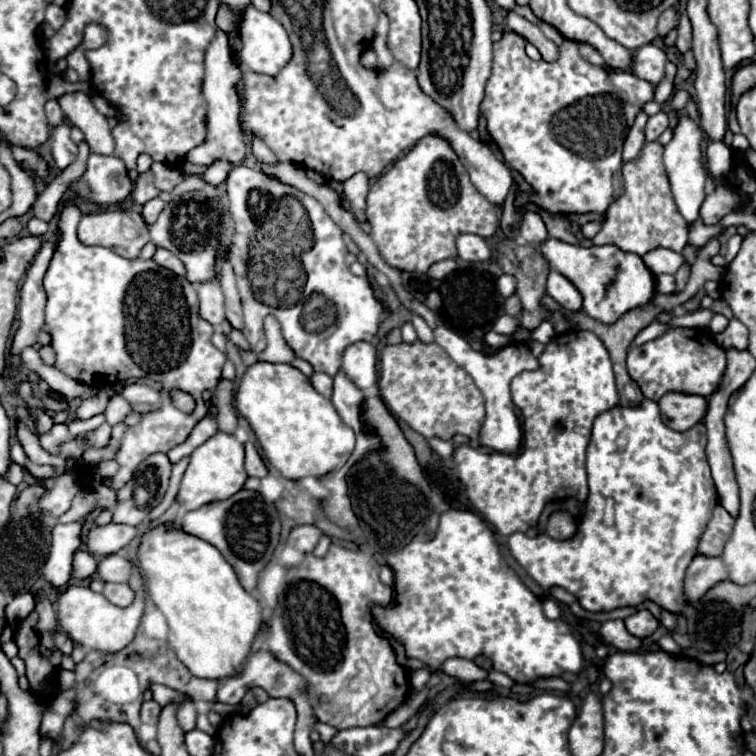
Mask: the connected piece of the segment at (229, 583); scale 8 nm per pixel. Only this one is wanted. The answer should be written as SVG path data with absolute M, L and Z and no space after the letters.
M160 524L142 534L138 568L148 596L168 620L168 646L188 670L198 678L222 680L234 676L250 654L260 628L260 606L240 586L220 550L202 538L184 534L176 524Z

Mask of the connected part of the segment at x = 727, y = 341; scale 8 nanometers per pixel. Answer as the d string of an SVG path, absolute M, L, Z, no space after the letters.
M732 318L728 328L720 334L712 334L712 340L722 348L722 350L728 350L728 348L736 348L736 350L746 350L748 348L748 328Z

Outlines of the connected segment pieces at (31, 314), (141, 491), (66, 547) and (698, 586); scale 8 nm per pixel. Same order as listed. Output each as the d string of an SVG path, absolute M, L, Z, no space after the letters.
M54 232L54 240L46 240L36 254L36 260L26 272L26 282L20 290L20 328L14 336L12 354L20 354L26 346L32 346L36 342L36 336L40 328L44 326L44 306L46 306L46 294L44 294L44 274L48 272L48 262L52 260L52 254L56 252L56 242L60 242L60 232Z
M158 452L148 456L134 472L132 480L118 492L116 508L112 510L114 522L140 526L152 508L156 508L166 490L172 472L172 462L166 454Z
M82 516L80 520L70 524L56 524L52 528L52 548L42 578L54 590L64 588L72 576L72 556L82 544L82 528L86 520L88 516Z
M694 556L684 578L684 604L696 604L716 582L726 580L726 568L720 558Z

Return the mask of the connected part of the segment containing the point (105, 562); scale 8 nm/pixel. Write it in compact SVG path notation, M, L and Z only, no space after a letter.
M110 554L98 562L98 576L104 582L128 582L130 562L118 554Z

